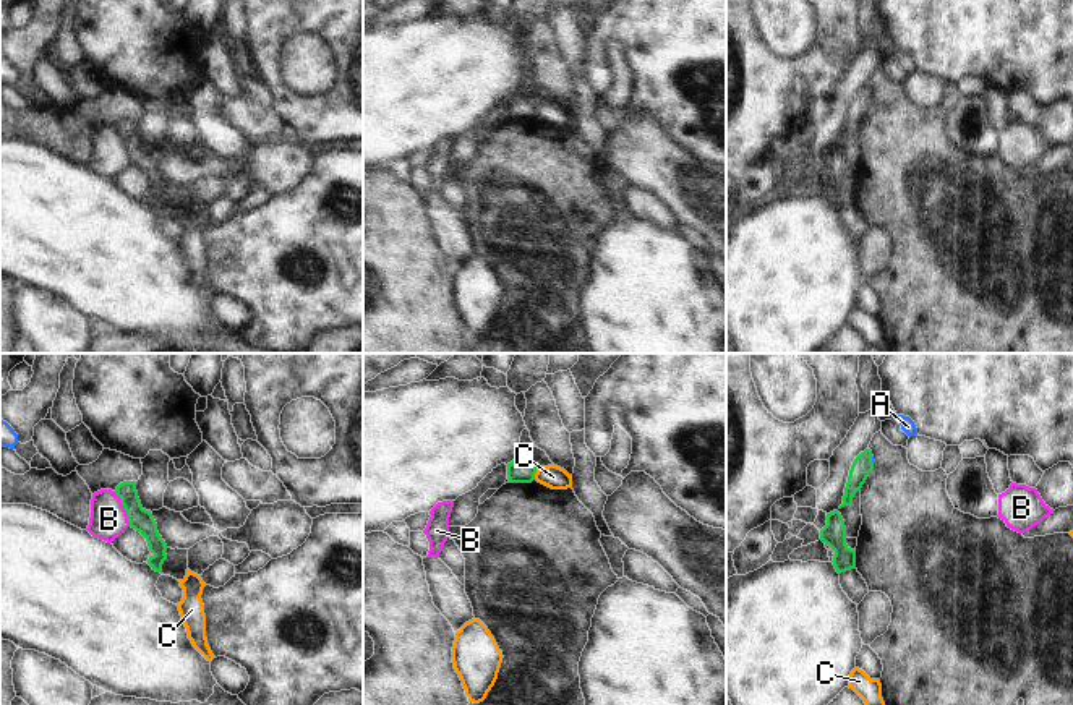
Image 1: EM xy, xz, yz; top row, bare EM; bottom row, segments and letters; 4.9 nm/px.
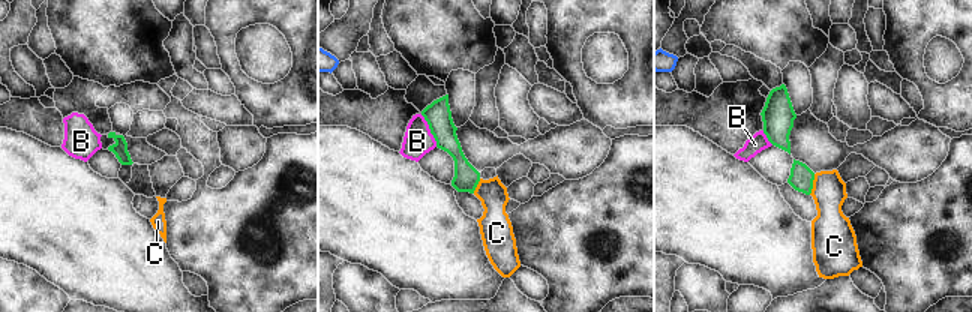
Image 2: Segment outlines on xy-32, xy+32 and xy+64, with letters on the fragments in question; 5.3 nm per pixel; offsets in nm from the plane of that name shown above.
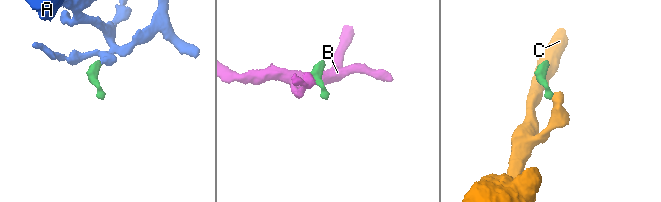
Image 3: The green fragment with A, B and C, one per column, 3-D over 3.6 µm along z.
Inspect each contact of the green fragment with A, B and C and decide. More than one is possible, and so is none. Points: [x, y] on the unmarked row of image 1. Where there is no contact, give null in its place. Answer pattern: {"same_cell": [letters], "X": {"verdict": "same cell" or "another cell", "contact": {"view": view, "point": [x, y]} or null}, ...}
{"same_cell": ["A"], "A": {"verdict": "same cell", "contact": {"view": "yz", "point": [871, 96]}}, "B": {"verdict": "another cell", "contact": {"view": "xy", "point": [125, 146]}}, "C": {"verdict": "another cell", "contact": {"view": "xz", "point": [535, 109]}}}

